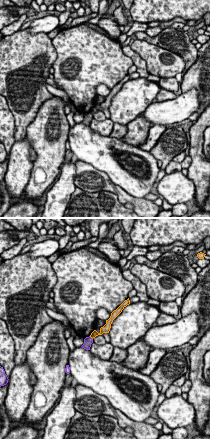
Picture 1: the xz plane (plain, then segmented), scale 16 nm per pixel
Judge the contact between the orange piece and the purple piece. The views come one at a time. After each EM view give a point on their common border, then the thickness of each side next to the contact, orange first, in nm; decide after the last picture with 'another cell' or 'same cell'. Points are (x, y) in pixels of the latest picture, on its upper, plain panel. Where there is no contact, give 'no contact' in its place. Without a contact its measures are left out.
(91, 113) | 120/140 nm

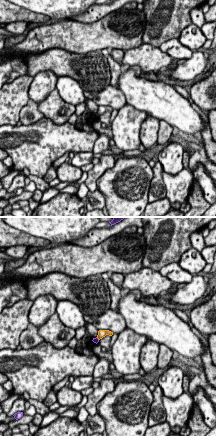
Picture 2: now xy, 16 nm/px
(98, 114) | 130/90 nm

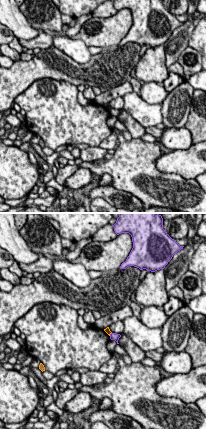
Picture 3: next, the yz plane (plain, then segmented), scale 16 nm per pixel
(110, 109) | 90/130 nm

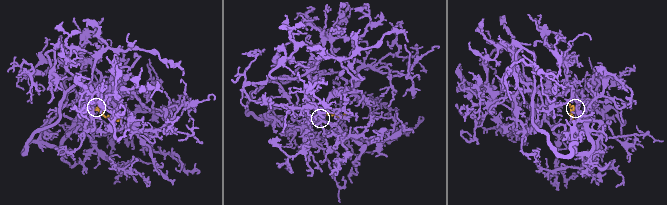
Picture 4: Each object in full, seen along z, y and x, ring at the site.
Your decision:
another cell

